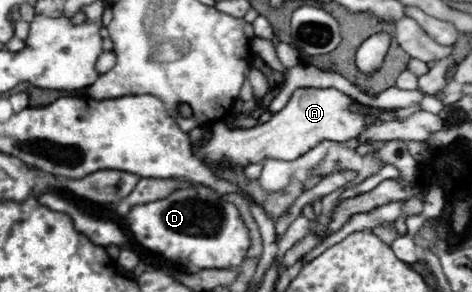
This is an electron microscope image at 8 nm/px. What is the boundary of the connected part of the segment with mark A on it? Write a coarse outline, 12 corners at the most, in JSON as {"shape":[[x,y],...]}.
{"shape":[[298,88],[268,122],[222,120],[194,148],[202,160],[248,166],[294,160],[322,140],[408,120],[420,106],[382,110],[336,88]]}

